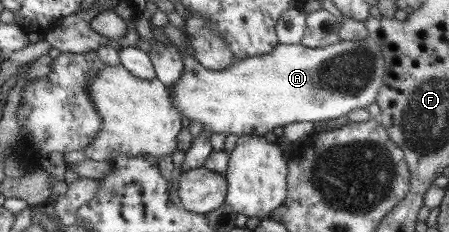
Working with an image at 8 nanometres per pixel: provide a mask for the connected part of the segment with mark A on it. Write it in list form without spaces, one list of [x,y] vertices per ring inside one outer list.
[[[367,34],[363,40],[339,41],[321,48],[301,44],[279,44],[265,55],[236,60],[221,71],[205,69],[192,57],[185,57],[183,75],[171,85],[172,104],[187,120],[198,122],[203,130],[215,134],[263,136],[276,126],[292,122],[319,122],[333,120],[354,108],[366,108],[375,102],[383,86],[385,74],[383,37]]]

